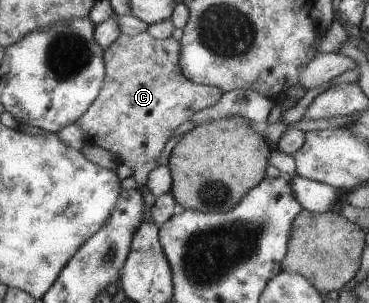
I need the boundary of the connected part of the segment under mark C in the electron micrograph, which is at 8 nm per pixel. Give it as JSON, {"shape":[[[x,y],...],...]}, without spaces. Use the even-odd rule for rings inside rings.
{"shape":[[[146,31],[134,36],[120,33],[102,51],[104,76],[99,93],[74,123],[81,129],[85,142],[117,155],[120,163],[129,167],[130,175],[135,181],[134,186],[139,192],[140,187],[146,183],[148,173],[158,166],[157,157],[170,139],[172,131],[196,111],[215,105],[222,94],[218,87],[196,84],[185,79],[180,70],[179,54],[179,42],[171,38],[158,40]]]}

